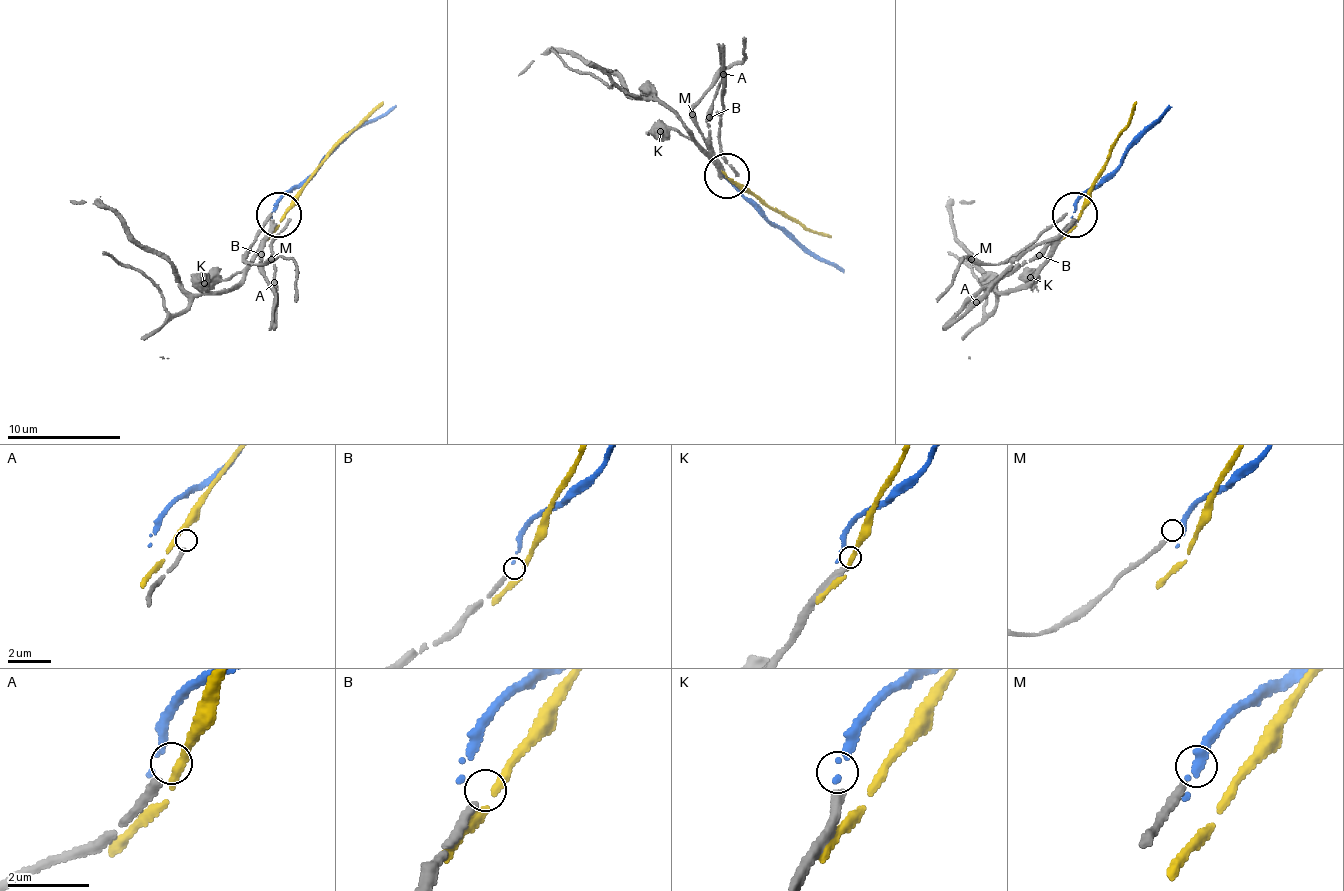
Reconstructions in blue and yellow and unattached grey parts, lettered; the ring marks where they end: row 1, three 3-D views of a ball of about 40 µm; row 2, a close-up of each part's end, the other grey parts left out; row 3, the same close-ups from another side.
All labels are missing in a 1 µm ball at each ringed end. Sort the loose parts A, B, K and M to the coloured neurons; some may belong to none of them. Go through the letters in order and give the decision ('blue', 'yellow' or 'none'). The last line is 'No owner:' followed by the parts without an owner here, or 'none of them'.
A: none
B: none
K: none
M: none
No owner: A, B, K, M

